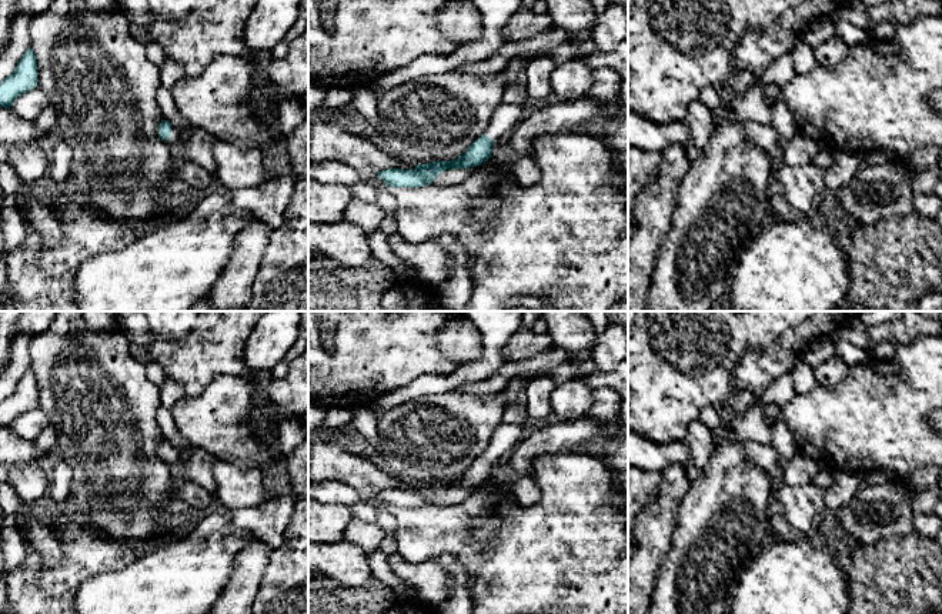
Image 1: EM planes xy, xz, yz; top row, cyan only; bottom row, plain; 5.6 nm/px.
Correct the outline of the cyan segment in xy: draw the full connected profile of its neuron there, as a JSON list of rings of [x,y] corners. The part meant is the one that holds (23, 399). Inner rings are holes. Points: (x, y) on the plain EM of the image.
[[[29,367],[19,380],[14,391],[0,401],[0,427],[10,428],[17,417],[37,406],[37,381]]]

